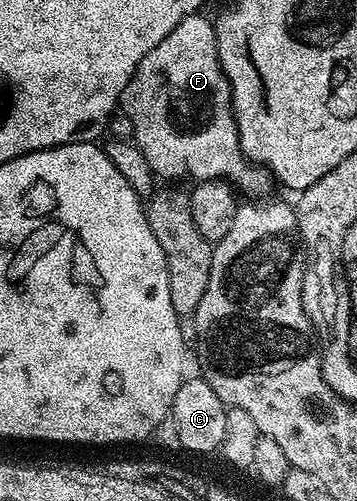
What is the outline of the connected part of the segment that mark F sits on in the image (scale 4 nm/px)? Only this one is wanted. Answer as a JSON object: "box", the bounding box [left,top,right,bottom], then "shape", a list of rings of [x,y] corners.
{"box":[121,16,269,193],"shape":[[[203,16],[181,19],[181,23],[177,23],[177,27],[173,27],[173,31],[169,31],[169,35],[165,35],[149,55],[145,55],[145,59],[141,59],[133,79],[129,79],[123,92],[121,113],[131,120],[131,129],[135,132],[133,141],[148,159],[156,178],[192,177],[195,183],[226,179],[236,190],[263,193],[269,182],[268,174],[252,164],[239,145],[239,125],[231,103],[231,85],[219,62],[215,27],[210,16]]]}

